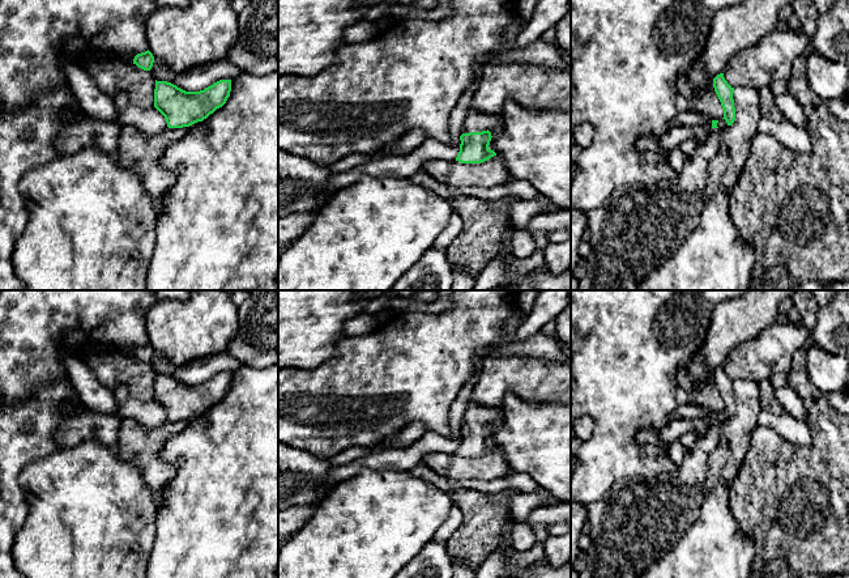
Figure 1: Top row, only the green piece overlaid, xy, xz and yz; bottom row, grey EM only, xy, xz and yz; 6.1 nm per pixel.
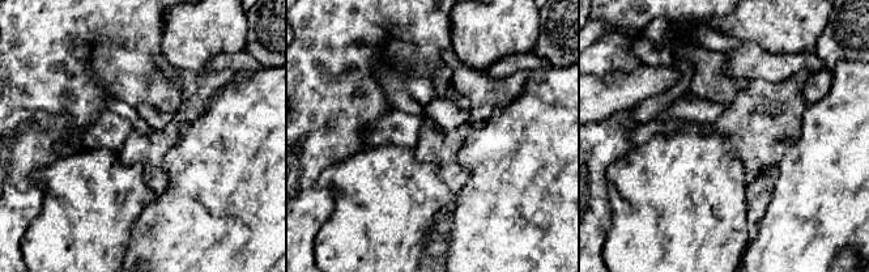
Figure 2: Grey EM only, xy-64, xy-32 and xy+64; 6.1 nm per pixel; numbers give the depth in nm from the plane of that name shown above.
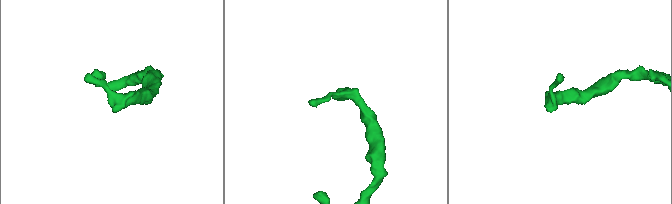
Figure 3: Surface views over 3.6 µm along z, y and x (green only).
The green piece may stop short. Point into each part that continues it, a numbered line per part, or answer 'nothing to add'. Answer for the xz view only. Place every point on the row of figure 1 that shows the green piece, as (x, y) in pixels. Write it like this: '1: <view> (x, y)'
1: xz (476, 120)

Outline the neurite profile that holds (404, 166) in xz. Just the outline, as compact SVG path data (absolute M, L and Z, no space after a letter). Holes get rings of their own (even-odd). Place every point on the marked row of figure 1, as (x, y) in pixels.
M426 139L417 149L406 156L388 156L372 158L344 173L333 174L325 183L325 190L332 194L355 183L362 175L374 178L394 175L410 178L428 160L456 160L460 148L457 145L443 144L434 139Z

